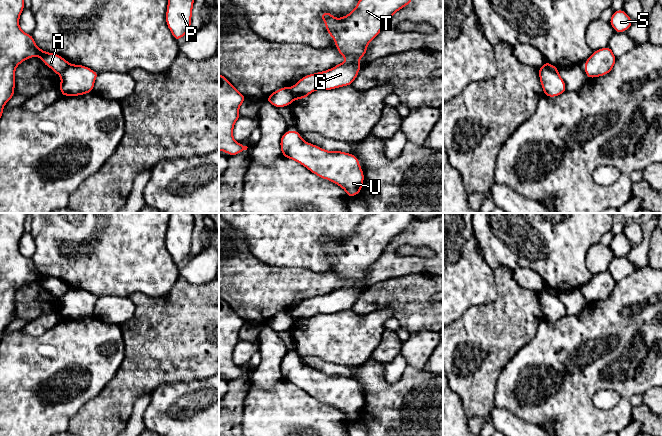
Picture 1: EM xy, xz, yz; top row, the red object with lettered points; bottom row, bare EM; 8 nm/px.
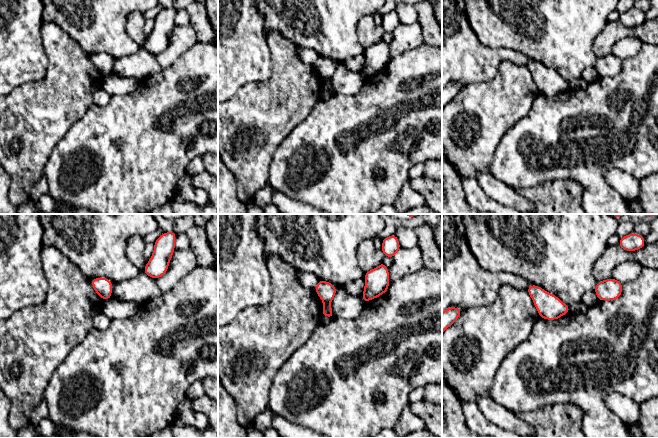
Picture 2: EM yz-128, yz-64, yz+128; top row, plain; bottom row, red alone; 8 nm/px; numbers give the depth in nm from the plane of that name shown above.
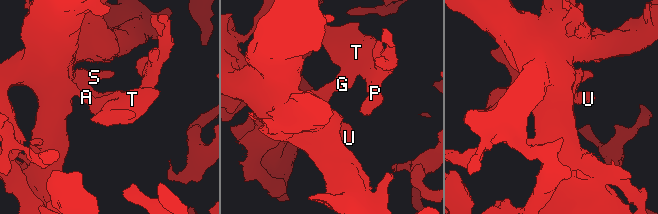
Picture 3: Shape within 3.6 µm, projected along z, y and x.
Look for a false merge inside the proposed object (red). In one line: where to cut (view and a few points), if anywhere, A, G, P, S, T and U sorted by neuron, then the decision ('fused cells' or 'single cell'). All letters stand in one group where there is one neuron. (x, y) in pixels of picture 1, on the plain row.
cut in yz along (543, 288), (550, 293), (557, 294); A S U / G P T; fused cells

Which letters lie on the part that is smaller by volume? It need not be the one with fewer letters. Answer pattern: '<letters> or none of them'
G, P, T

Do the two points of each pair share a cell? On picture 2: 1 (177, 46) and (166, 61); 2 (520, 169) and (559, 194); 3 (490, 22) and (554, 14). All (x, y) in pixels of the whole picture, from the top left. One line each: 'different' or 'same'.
1: same
2: different
3: same

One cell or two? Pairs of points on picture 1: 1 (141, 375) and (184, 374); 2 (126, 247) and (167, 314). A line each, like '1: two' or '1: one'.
1: one
2: two

